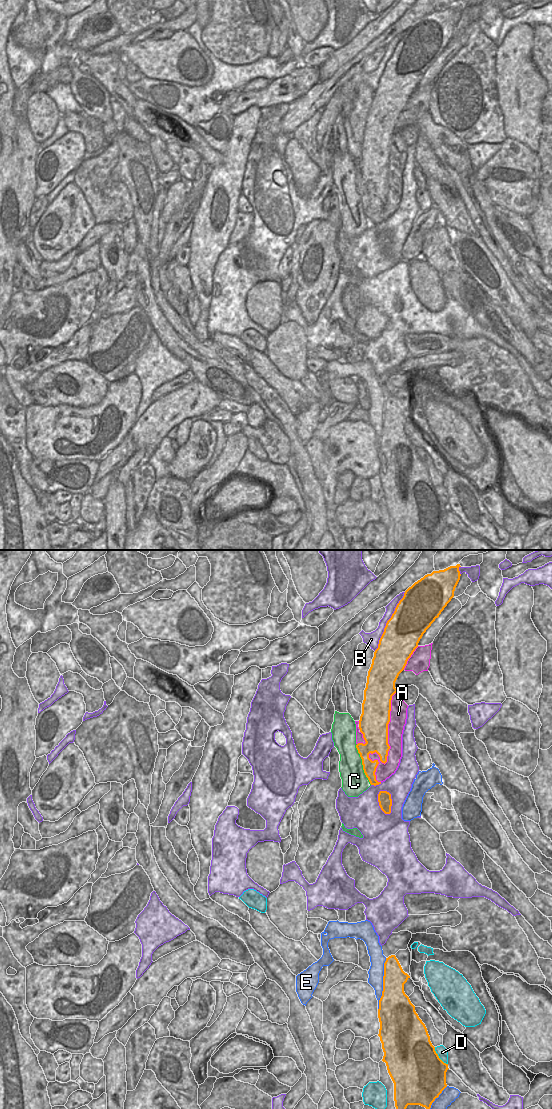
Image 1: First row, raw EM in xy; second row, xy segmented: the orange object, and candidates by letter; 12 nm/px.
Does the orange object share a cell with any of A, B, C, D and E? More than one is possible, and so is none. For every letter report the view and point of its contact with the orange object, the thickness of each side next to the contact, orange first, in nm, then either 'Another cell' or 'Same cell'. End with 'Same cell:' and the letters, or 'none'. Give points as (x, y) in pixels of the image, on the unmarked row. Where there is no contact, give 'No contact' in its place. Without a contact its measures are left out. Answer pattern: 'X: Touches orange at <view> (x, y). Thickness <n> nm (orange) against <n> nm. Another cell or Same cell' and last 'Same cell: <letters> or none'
A: Touches orange at xy (387, 179). Thickness 360 nm (orange) against 190 nm. Another cell
B: Touches orange at xy (387, 61). Thickness 460 nm (orange) against 140 nm. Another cell
C: Touches orange at xy (362, 204). Thickness 170 nm (orange) against 320 nm. Another cell
D: Touches orange at xy (438, 496). Thickness 500 nm (orange) against 120 nm. Another cell
E: Touches orange at xy (383, 424). Thickness 340 nm (orange) against 190 nm. Another cell
Same cell: none

